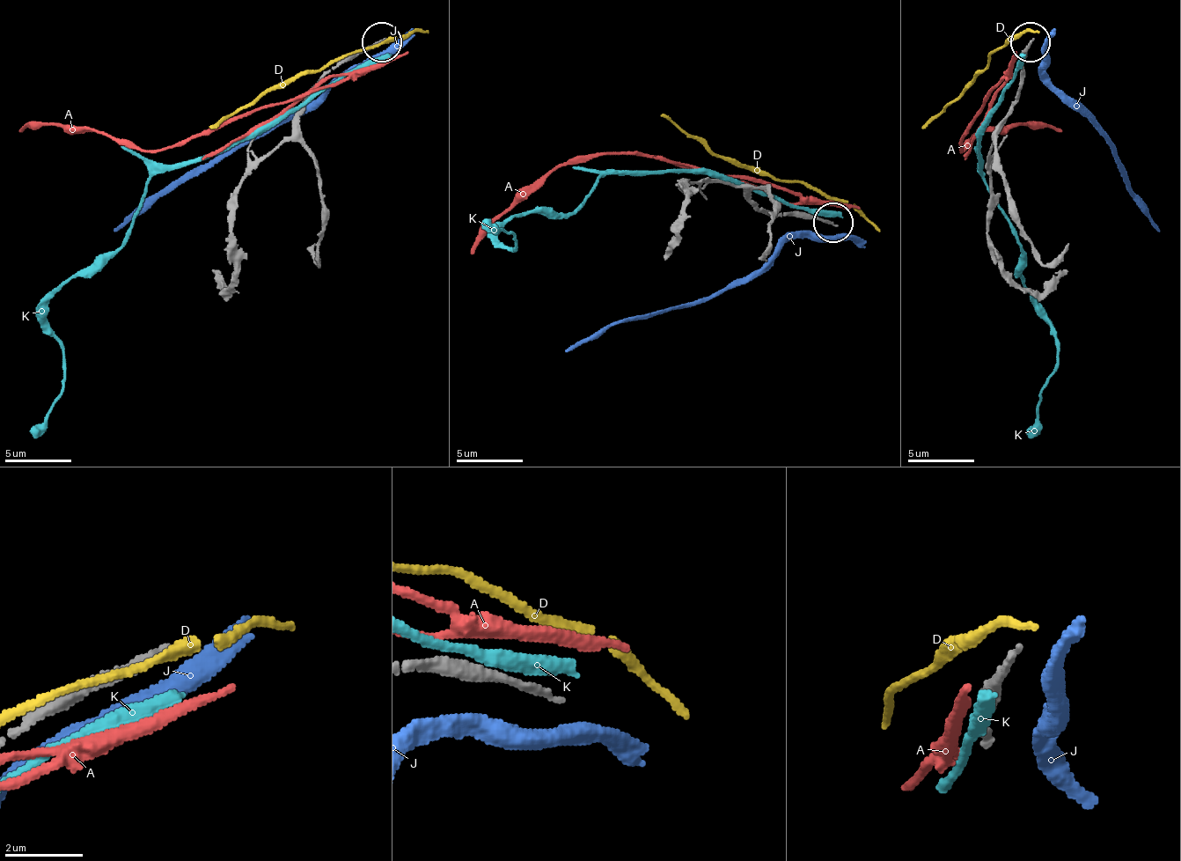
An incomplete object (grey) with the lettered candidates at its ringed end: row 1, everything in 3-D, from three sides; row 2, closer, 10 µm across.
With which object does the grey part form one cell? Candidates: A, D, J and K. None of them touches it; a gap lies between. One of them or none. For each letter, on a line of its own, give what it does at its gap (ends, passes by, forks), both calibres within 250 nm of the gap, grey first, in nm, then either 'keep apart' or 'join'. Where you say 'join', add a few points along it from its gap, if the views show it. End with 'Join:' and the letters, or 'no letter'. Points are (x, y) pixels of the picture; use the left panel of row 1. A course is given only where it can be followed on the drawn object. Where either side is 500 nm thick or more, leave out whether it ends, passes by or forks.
A: it ends | 220/380 nm | keep apart
D: it passes by | 220/280 nm | join | via (392, 39), (306, 69), (260, 92), (209, 128)
J: it passes by | 220/460 nm | keep apart
K: it ends | 220/400 nm | keep apart
Join: D

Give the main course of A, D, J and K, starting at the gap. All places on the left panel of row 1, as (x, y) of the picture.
A: (392, 55), (163, 149), (129, 149), (99, 132), (66, 132), (60, 126), (26, 126), (20, 132)
D: (392, 39), (306, 69), (260, 92), (209, 128)
J: (385, 49), (342, 72), (306, 109), (150, 195), (113, 232)
K: (385, 52), (206, 156), (156, 172), (126, 239), (69, 278), (47, 305), (63, 371), (60, 399), (33, 438)

